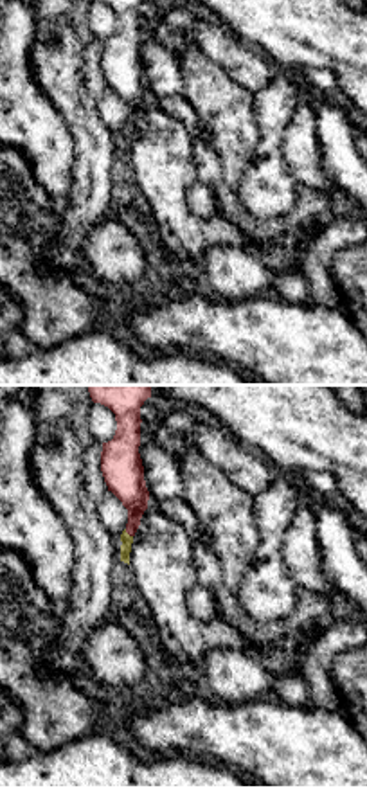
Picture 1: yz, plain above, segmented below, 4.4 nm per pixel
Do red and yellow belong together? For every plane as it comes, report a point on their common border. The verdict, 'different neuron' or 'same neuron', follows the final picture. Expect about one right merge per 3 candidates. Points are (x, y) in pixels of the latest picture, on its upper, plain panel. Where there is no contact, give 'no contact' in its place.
meets red at (128, 130)

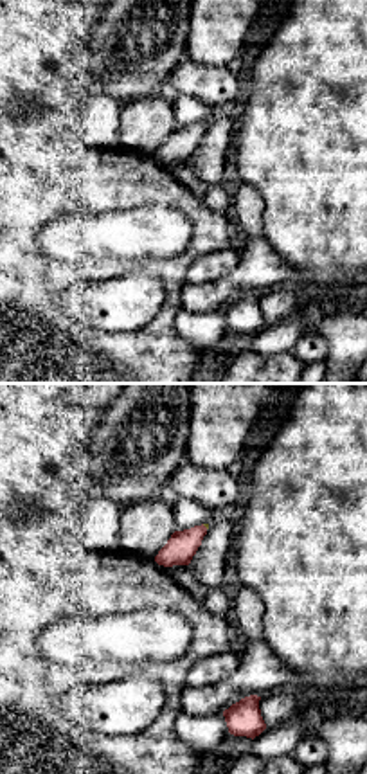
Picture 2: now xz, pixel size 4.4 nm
meets red at (204, 123)

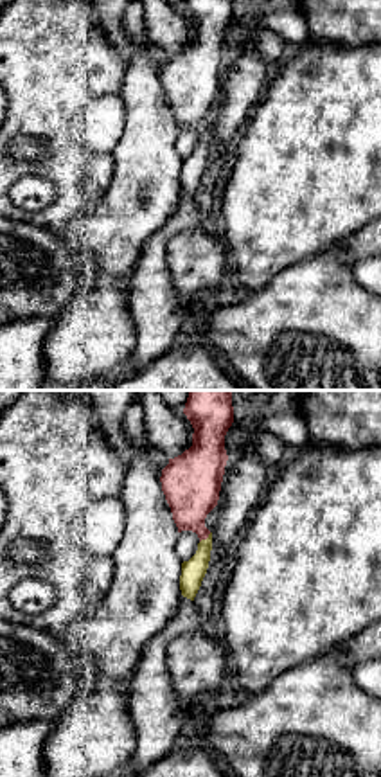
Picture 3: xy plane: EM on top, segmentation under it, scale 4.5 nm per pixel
meets red at (205, 135)

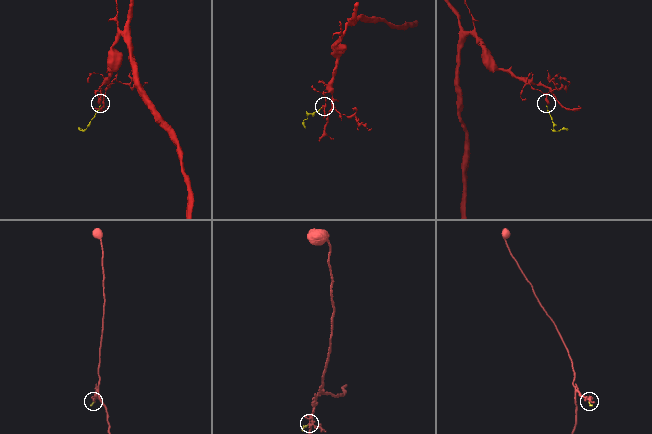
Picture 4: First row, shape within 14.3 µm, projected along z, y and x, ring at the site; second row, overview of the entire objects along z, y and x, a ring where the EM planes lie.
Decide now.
same neuron

